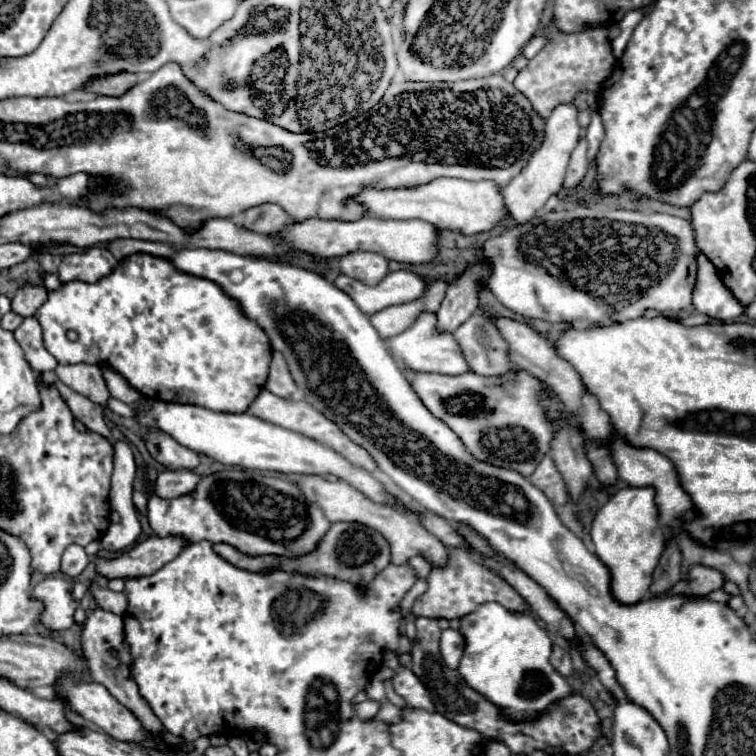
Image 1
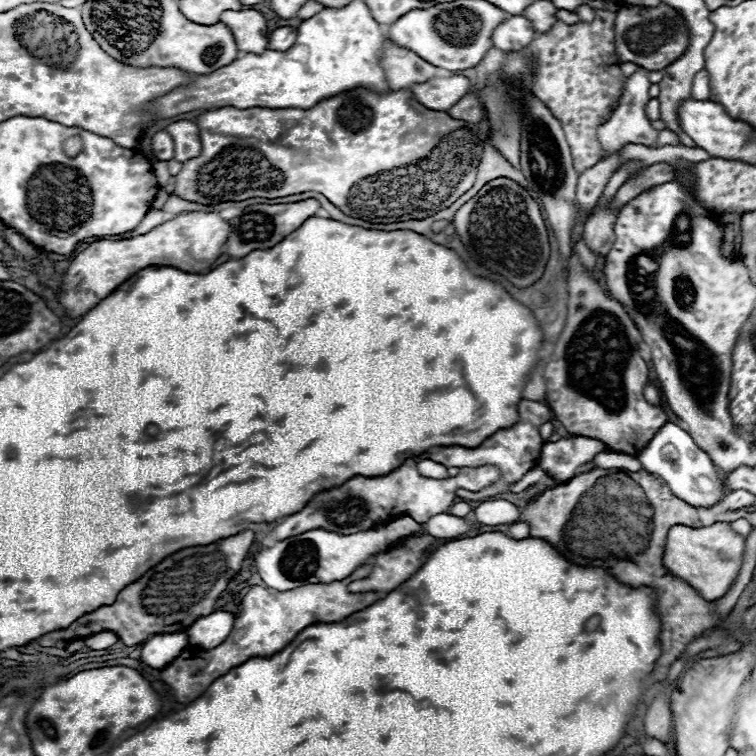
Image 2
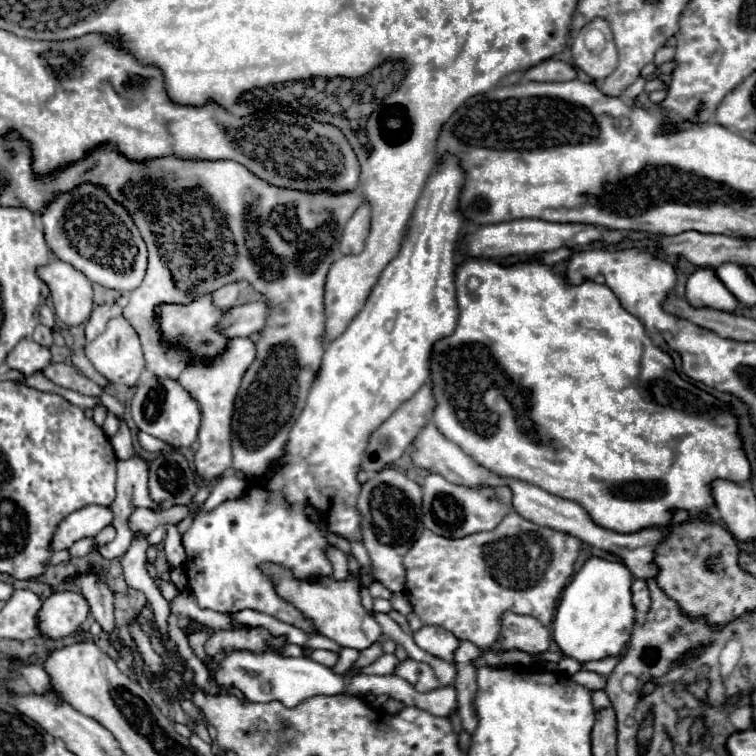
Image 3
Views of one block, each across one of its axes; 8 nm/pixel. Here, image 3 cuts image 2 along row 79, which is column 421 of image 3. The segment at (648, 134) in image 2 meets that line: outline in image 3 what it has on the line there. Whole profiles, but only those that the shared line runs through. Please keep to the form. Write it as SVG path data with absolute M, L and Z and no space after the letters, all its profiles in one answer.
M422 626L414 634L414 640L422 650L454 664L454 652L458 650L460 640L452 632L446 632L444 628L438 626Z

